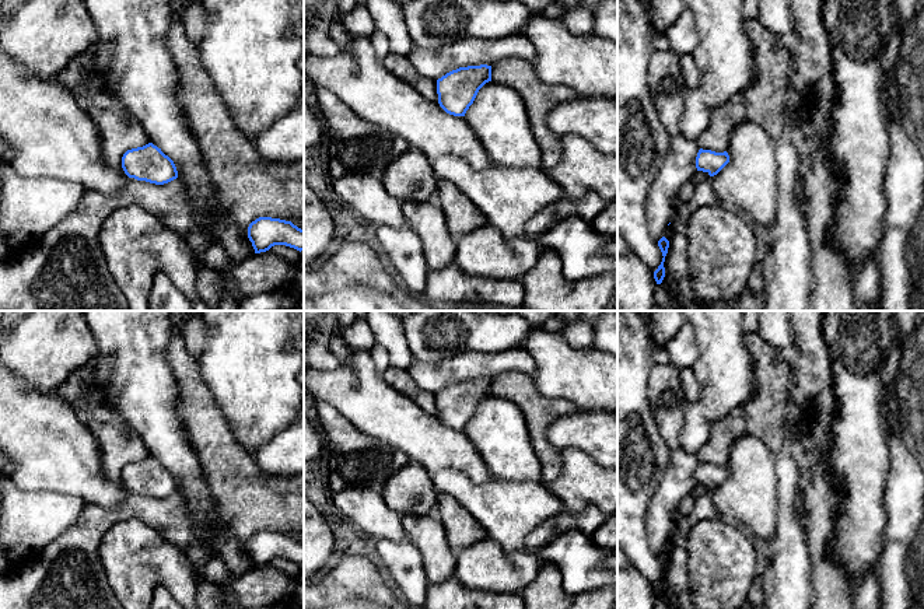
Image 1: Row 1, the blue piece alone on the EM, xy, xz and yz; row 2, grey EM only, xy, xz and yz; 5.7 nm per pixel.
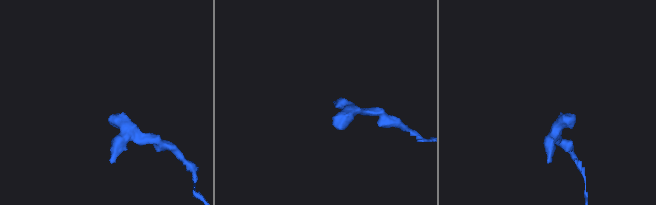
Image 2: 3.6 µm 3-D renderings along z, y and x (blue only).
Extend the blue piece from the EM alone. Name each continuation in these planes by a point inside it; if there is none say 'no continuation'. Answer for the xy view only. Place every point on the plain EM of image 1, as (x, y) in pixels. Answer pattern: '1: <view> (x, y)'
no continuation

